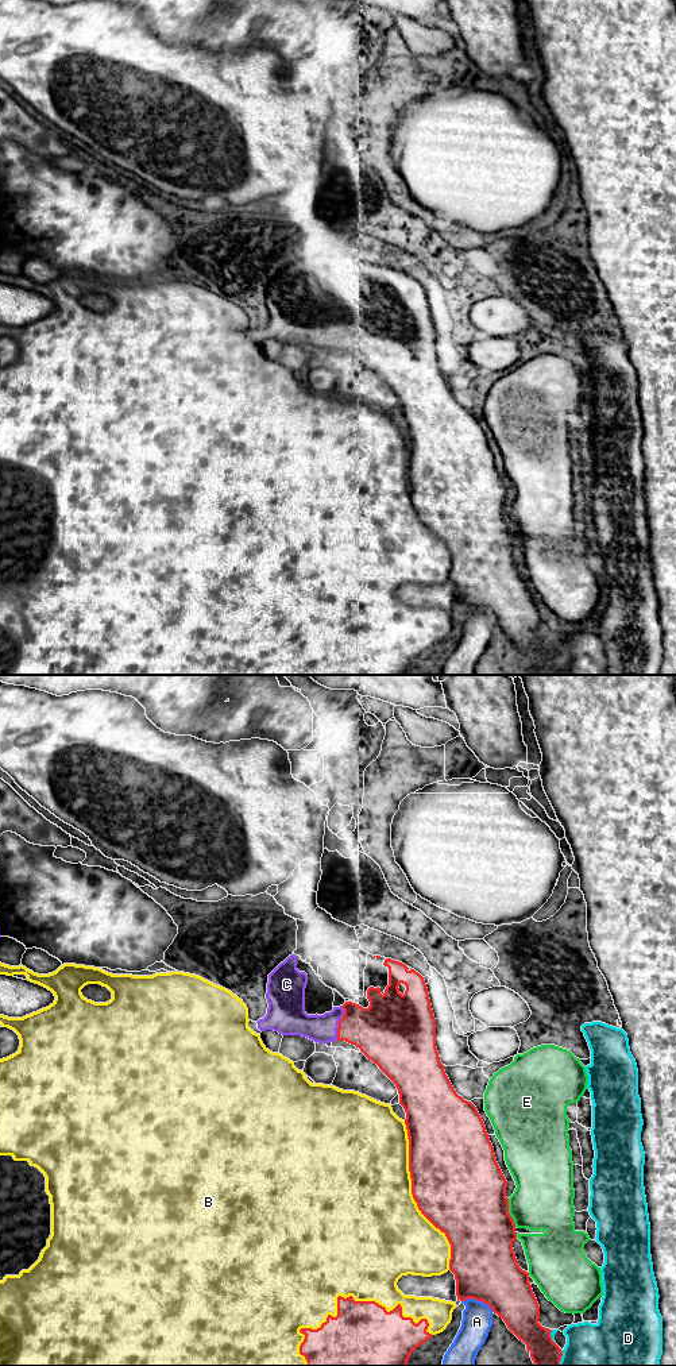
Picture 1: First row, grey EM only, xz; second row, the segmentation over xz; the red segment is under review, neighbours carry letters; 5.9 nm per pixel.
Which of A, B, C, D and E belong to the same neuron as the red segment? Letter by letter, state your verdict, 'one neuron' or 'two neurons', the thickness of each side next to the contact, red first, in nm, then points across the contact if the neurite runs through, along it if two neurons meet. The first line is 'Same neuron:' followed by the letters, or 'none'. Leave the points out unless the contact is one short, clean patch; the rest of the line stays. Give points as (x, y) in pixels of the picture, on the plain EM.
Same neuron: C
A: two neurons; calibres 380 and 180 nm
B: two neurons; calibres 440 and 480 nm
C: one neuron; calibres 320 and 170 nm
D: two neurons; calibres 180 and 480 nm
E: two neurons; calibres 460 and 360 nm

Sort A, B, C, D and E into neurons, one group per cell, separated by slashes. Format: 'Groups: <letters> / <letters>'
Groups: A / B / C / D / E

